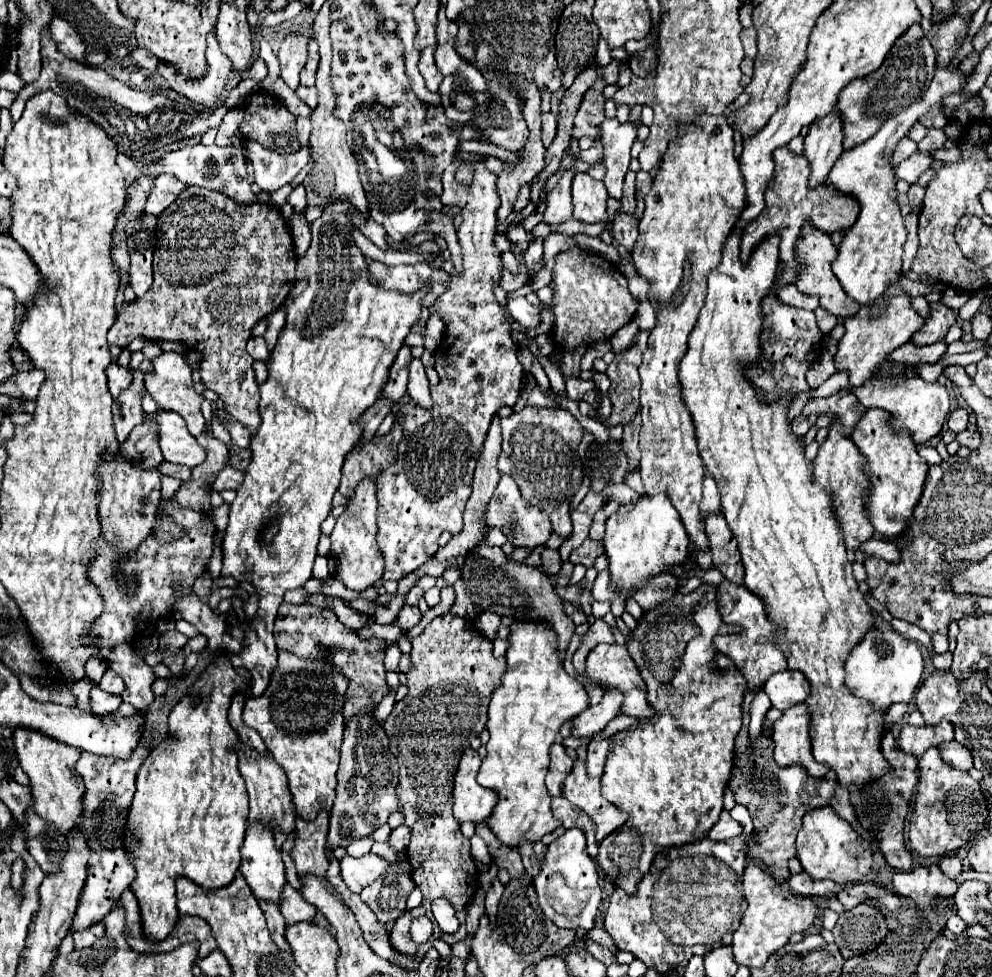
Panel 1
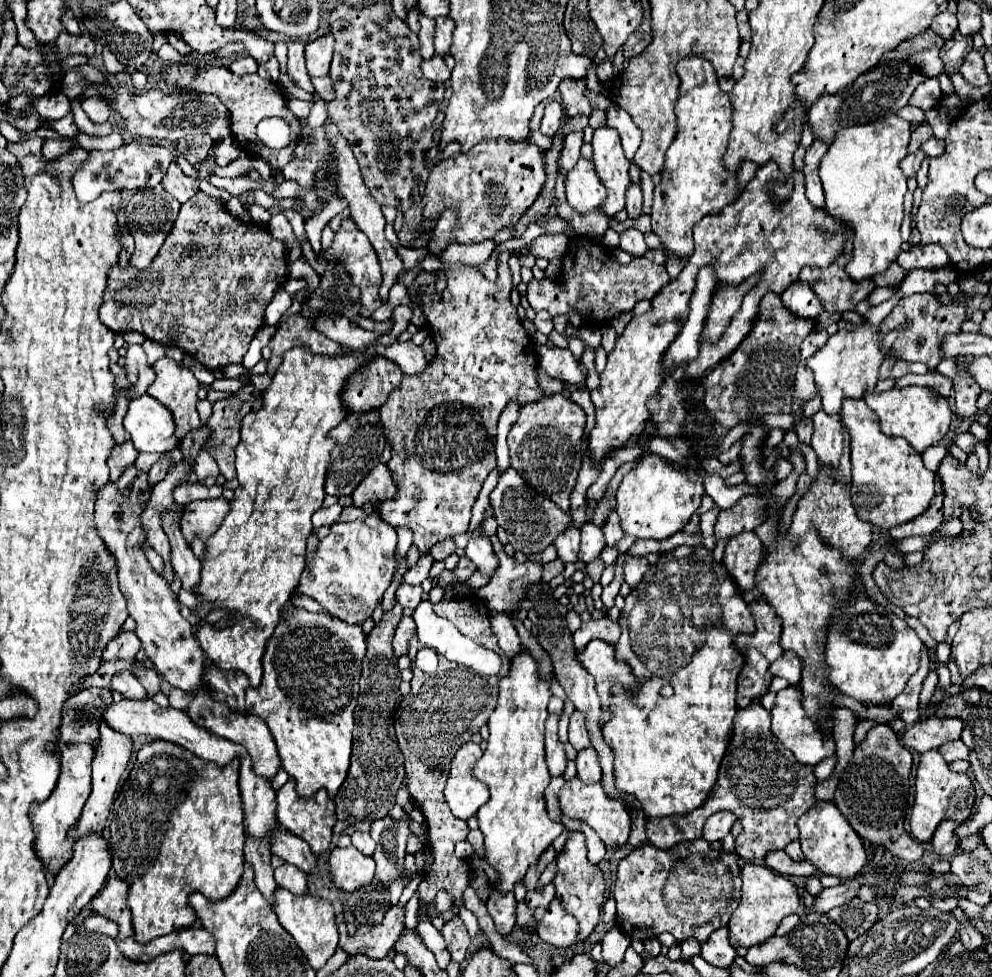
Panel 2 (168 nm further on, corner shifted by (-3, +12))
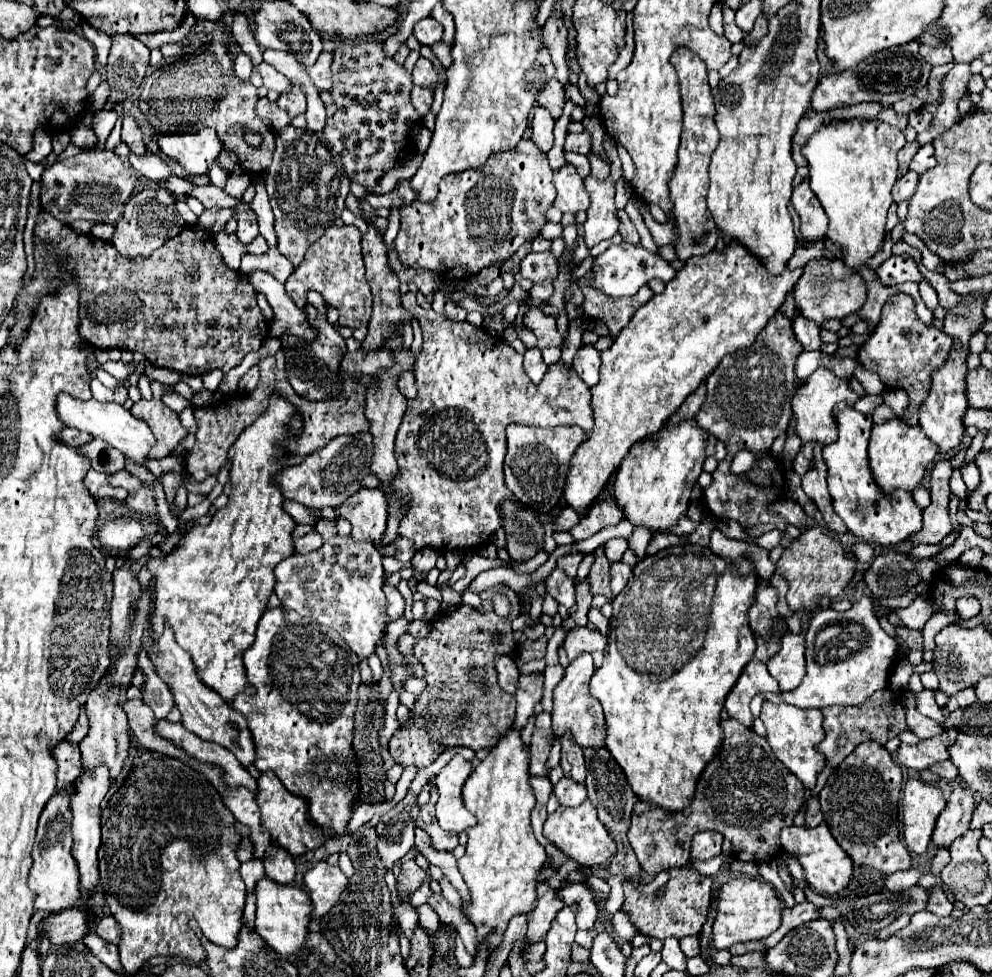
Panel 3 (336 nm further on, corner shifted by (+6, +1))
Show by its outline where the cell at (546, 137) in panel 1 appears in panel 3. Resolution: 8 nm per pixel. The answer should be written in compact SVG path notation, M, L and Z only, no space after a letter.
M538 106L532 118L532 142L542 152L548 152L552 148L552 142L554 142L552 130L554 130L554 118L542 106Z

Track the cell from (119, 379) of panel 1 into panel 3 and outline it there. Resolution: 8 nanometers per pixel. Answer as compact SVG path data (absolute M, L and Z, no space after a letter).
M92 380L92 396L96 398L96 400L100 400L100 402L106 402L106 400L112 400L112 396L114 396L114 390L112 388L106 388L100 380Z

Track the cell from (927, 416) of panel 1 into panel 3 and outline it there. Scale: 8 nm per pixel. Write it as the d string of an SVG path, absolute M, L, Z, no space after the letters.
M890 418L880 424L872 426L872 436L870 436L870 446L868 446L868 458L870 458L870 468L874 474L876 484L890 494L896 488L904 490L914 490L922 484L924 474L934 462L934 456L938 454L938 448L926 434L922 434L920 426L910 426L902 418Z

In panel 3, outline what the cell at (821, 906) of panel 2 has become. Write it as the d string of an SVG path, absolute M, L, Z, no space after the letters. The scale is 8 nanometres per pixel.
M804 902L804 904L796 904L794 908L786 908L786 910L782 912L782 926L780 926L774 934L770 934L766 940L762 940L762 942L768 944L768 948L772 948L772 946L776 946L776 944L782 940L782 936L784 936L786 932L790 932L792 928L796 928L796 926L800 926L800 924L806 924L806 922L812 922L812 920L818 920L818 918L822 918L822 916L820 916L820 908L814 906L812 902Z

